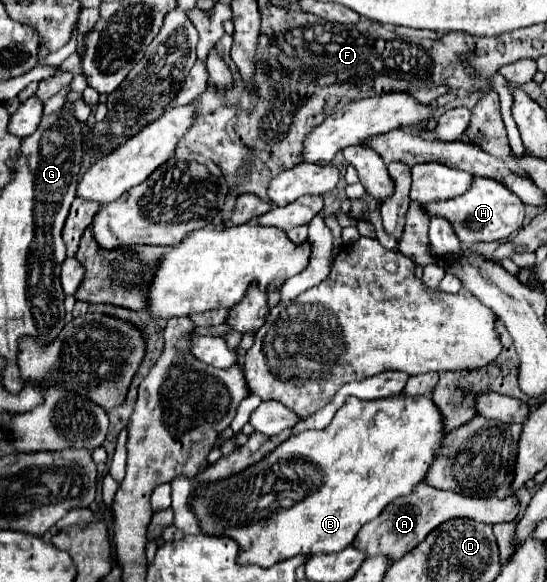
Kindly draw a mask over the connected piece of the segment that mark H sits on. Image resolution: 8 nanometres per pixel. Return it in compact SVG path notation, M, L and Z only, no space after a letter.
M476 176L470 190L458 198L432 202L424 206L428 216L444 216L454 224L456 236L462 244L474 244L480 240L500 240L508 238L516 230L520 230L520 222L524 220L524 202L502 182L492 178Z

